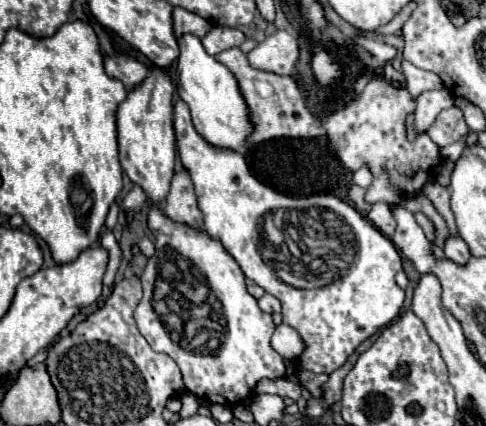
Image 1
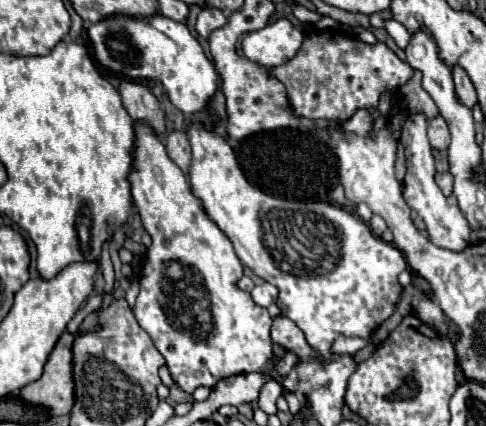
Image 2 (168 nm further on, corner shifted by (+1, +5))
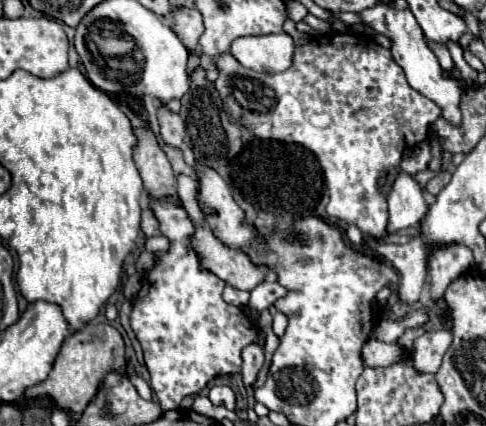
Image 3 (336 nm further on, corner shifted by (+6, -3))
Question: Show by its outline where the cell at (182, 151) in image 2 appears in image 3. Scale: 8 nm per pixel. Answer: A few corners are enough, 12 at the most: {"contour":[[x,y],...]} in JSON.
{"contour":[[166,104],[158,106],[160,134],[170,146],[182,146],[186,128]]}

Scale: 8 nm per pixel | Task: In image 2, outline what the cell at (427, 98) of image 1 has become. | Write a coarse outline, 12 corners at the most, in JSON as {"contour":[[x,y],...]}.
{"contour":[[427,116],[403,126],[403,196],[435,246],[463,250],[463,214],[435,184]]}

